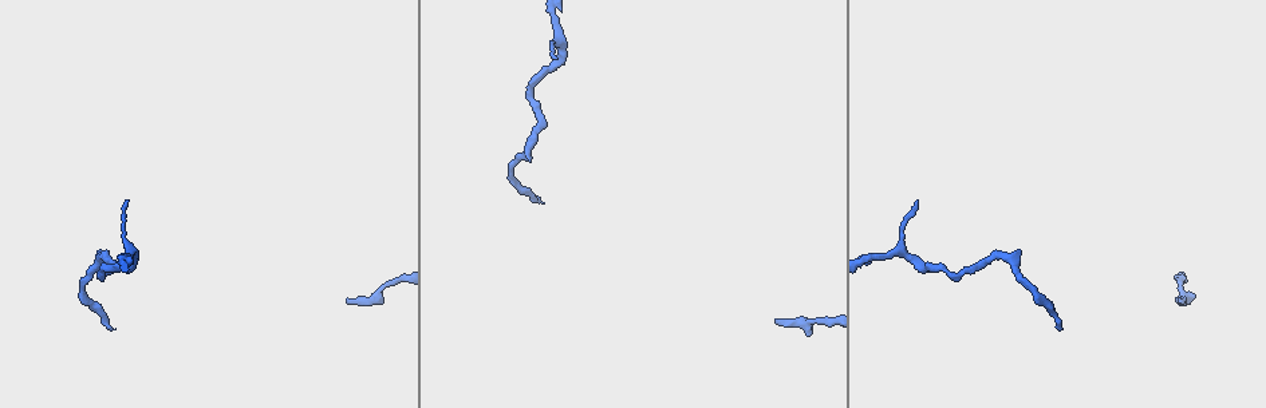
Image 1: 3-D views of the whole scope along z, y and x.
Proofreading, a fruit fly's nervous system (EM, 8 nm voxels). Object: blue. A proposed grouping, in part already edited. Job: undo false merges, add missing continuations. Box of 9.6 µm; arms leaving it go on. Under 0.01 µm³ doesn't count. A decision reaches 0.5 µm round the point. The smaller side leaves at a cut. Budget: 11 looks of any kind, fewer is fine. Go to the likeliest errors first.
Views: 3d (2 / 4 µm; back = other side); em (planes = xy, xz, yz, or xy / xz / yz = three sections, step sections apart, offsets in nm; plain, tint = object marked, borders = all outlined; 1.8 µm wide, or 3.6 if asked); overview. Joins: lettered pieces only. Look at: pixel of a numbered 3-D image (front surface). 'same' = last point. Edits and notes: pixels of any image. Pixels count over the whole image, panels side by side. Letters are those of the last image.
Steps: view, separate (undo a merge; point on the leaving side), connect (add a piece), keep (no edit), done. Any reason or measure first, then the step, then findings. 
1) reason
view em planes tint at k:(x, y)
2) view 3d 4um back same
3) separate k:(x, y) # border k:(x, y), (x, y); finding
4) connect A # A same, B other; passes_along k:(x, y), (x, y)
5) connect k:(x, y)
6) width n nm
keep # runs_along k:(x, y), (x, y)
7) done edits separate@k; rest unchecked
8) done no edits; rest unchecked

view em xz step 8 borders at 1:(537, 200)

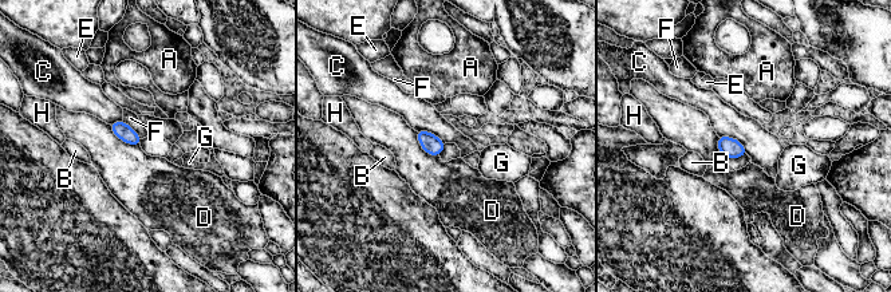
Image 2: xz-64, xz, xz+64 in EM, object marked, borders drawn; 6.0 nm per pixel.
cut it another way
view em planes borders same

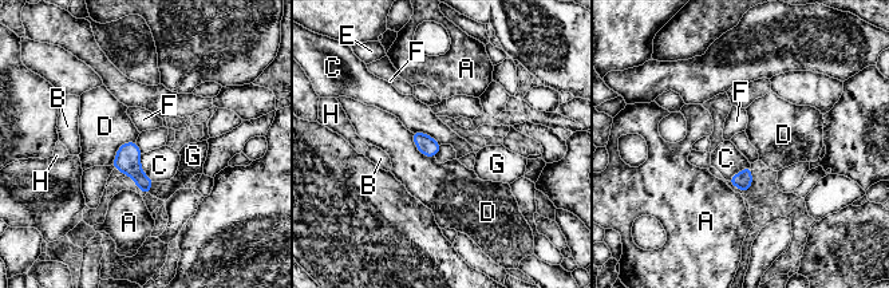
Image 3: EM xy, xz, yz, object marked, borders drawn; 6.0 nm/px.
connect G # A other, B other, C other, D other, E other, F other, G same, H other; passes_along 3:(127, 160), (149, 188), (186, 170); the cell continues

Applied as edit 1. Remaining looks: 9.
view overview

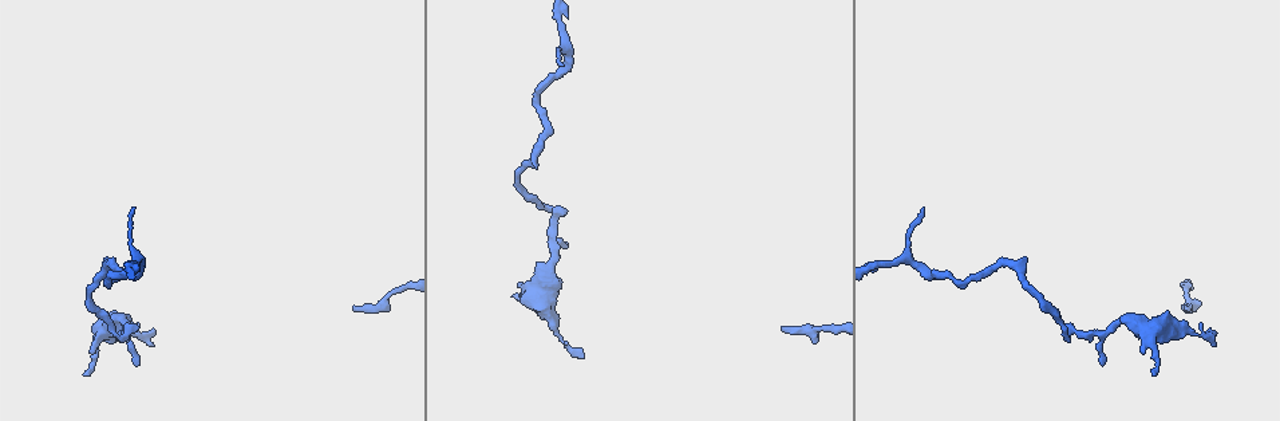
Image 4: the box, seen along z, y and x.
thin end
view em planes borders at 4:(356, 306)

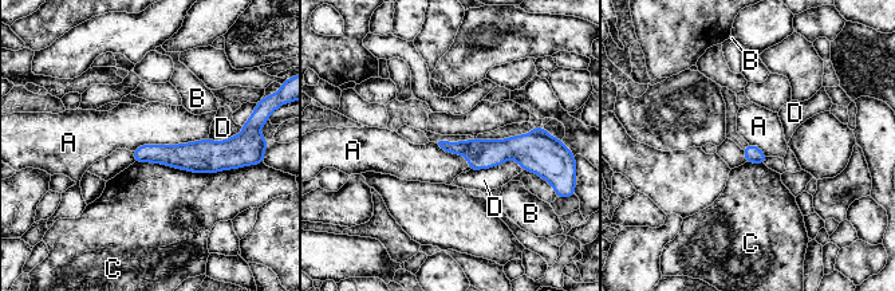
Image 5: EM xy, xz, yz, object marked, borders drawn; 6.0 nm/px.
width 100 nm
keep # A other, B other, C other, D other; border 5:(208, 138), (142, 144), (133, 150); none of them fits

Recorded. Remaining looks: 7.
tapers out
view 3d 4um at 4:(87, 373)

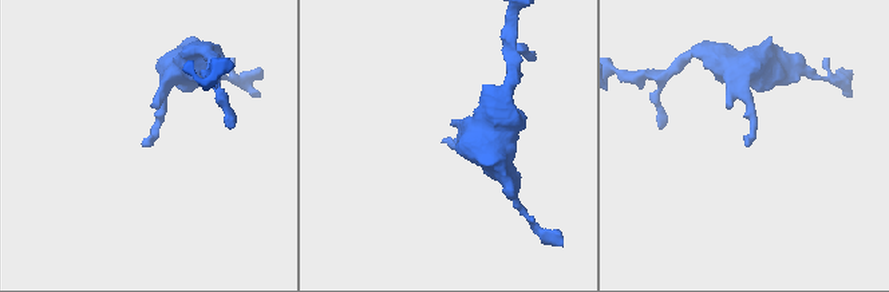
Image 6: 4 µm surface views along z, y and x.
view em xy step 8 tint at 6:(448, 140)

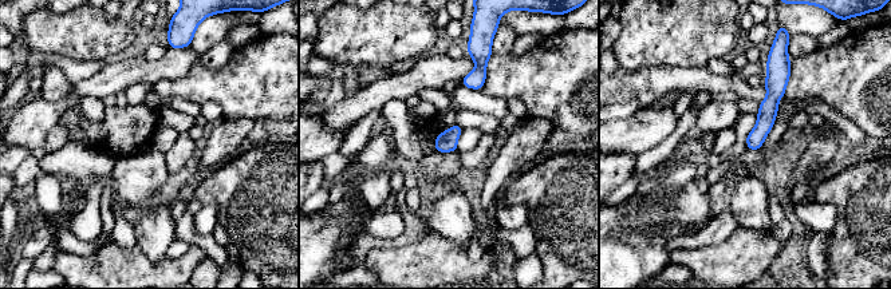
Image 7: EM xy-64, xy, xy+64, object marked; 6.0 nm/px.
another direction
view em planes borders same

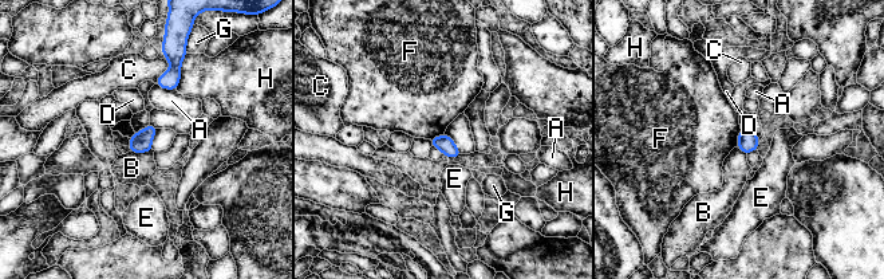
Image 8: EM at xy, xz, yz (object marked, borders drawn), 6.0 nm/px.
keep # A other, B other, C other, D other, E other, F other, G other, H other; border 8:(741, 129), (737, 137), (737, 146); none of them fits

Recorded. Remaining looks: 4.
tapers out
view em planes plain at 4:(560, 64)

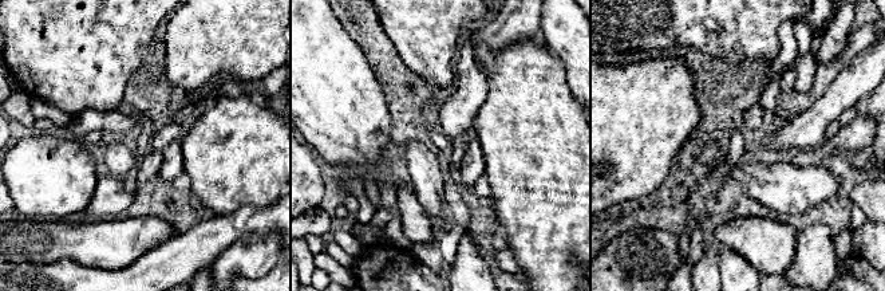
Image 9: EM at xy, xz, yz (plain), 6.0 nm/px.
view em planes borders same

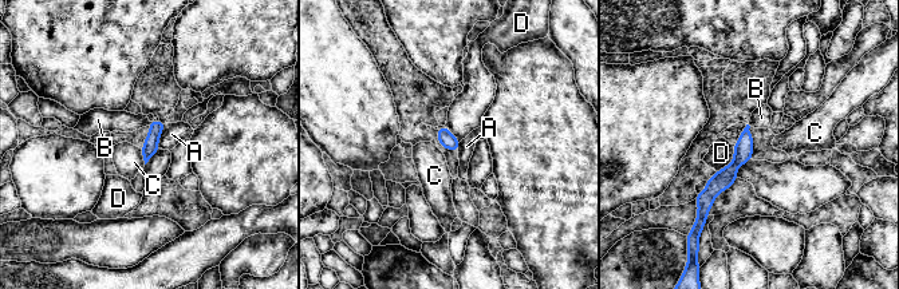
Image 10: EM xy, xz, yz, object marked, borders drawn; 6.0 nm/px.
longest_contact D 200 nm
keep # A other, B other, C other, D other; border 10:(140, 149), (145, 163); none of them fits

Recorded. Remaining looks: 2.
done edits connect@3; rest unchecked

